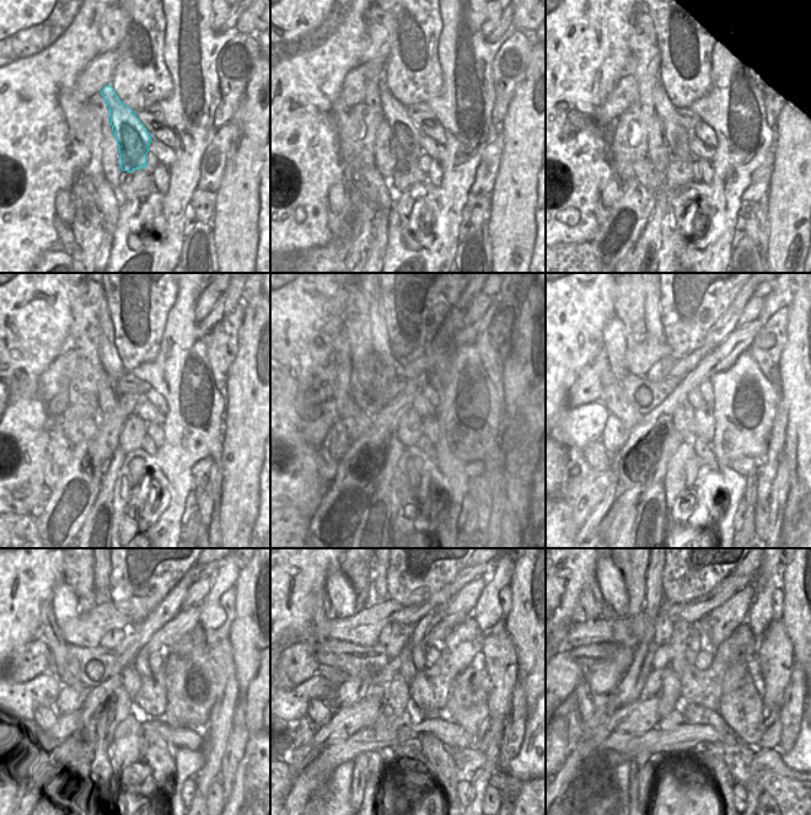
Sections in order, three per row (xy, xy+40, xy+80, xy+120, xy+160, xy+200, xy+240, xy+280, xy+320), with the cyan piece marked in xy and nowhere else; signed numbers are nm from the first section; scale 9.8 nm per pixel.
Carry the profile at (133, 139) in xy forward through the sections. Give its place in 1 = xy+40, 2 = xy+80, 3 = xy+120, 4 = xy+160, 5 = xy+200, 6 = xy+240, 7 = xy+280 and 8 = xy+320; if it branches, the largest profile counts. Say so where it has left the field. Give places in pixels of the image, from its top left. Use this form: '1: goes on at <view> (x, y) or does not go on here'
1: goes on at xy+40 (404, 133)
2: goes on at xy+80 (678, 132)
3: goes on at xy+120 (109, 358)
4: goes on at xy+160 (380, 328)
5: goes on at xy+200 (653, 314)
6: goes on at xy+240 (102, 589)
7: goes on at xy+280 (382, 573)
8: goes on at xy+320 (658, 573)

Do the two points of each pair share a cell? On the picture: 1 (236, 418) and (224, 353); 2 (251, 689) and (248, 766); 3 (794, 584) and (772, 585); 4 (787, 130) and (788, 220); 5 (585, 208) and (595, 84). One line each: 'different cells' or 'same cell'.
1: different cells
2: different cells
3: different cells
4: same cell
5: same cell

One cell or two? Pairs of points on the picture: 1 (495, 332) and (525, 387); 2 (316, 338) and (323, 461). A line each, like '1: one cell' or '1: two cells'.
1: two cells
2: two cells

